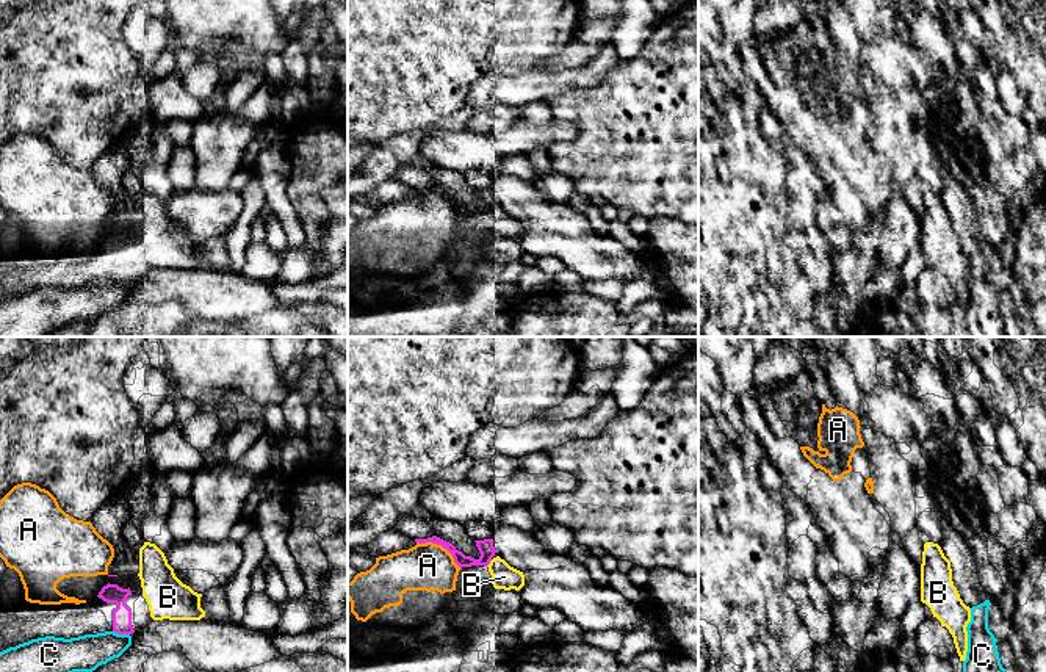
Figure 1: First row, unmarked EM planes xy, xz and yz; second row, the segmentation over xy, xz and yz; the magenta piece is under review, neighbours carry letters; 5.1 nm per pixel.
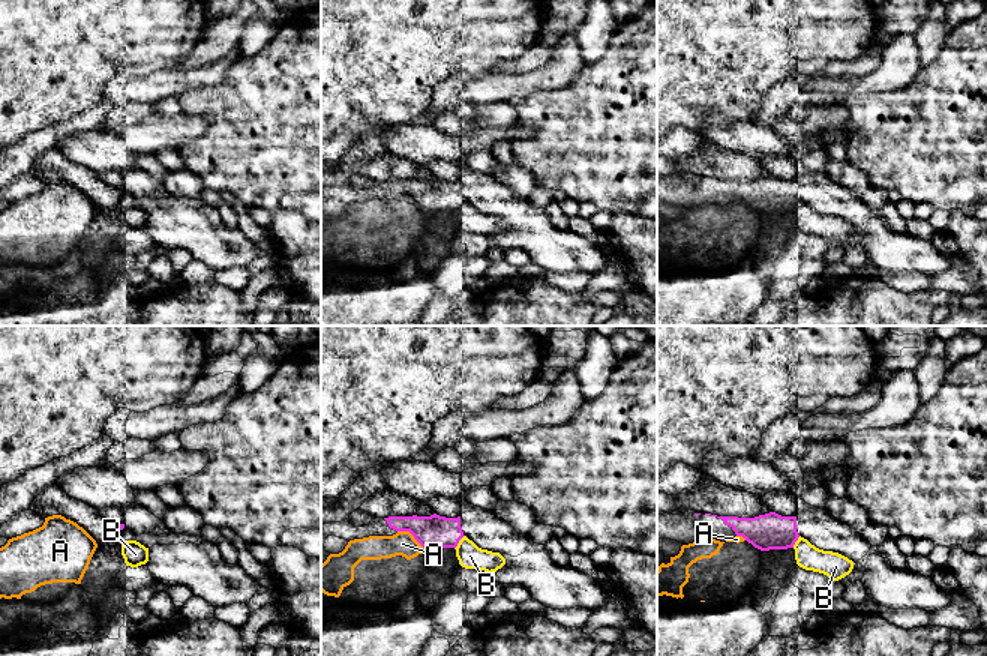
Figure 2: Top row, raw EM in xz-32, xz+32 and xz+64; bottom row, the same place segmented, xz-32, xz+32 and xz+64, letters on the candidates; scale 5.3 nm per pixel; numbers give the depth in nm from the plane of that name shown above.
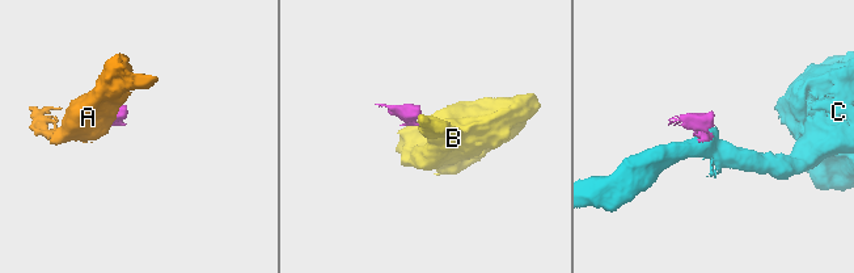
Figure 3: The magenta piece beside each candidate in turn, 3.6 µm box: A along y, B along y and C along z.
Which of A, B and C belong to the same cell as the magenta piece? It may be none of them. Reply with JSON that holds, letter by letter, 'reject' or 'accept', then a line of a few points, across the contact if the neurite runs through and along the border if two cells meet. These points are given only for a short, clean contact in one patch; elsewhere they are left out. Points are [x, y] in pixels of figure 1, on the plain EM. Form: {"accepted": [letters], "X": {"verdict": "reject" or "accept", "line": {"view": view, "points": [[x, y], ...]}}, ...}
{"accepted": [], "A": {"verdict": "reject", "line": {"view": "xz", "points": [[417, 190], [440, 193], [461, 216]]}}, "B": {"verdict": "reject"}, "C": {"verdict": "reject"}}

